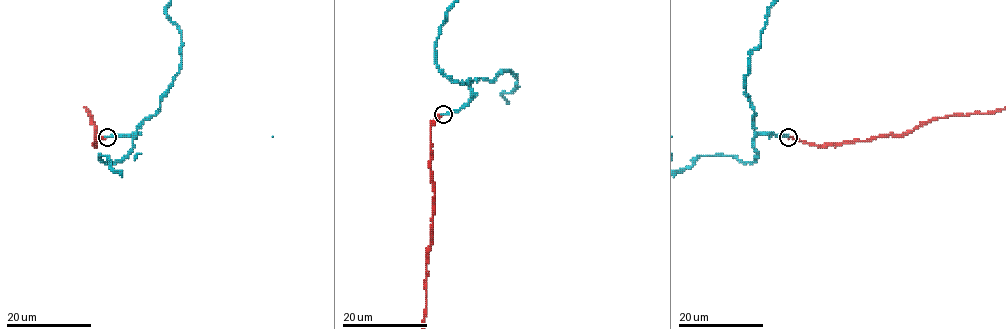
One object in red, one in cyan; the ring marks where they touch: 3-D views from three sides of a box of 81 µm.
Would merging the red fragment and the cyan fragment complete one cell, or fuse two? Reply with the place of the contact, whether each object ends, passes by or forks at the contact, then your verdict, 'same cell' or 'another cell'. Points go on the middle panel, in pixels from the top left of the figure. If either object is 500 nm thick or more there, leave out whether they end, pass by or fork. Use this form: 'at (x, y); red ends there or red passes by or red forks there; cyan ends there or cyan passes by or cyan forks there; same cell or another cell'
at (443, 114); red ends there; cyan ends there; same cell

